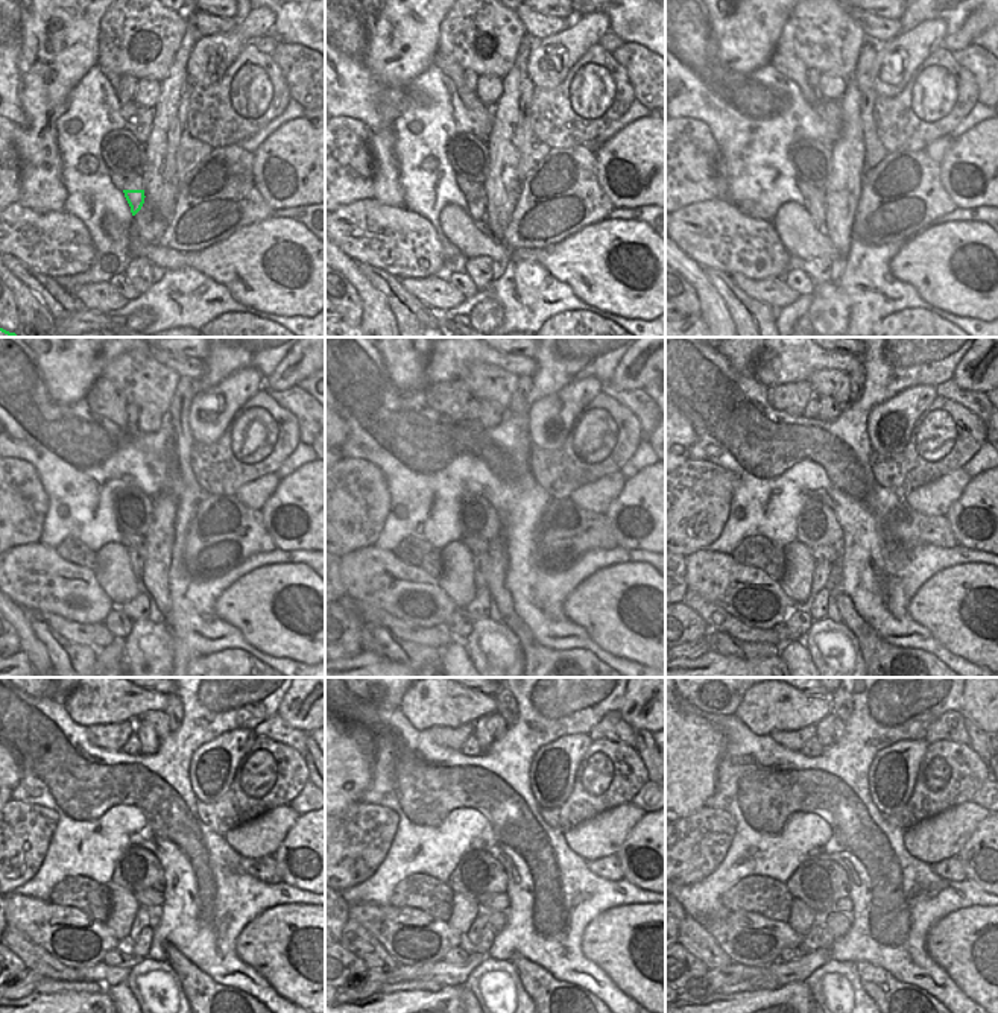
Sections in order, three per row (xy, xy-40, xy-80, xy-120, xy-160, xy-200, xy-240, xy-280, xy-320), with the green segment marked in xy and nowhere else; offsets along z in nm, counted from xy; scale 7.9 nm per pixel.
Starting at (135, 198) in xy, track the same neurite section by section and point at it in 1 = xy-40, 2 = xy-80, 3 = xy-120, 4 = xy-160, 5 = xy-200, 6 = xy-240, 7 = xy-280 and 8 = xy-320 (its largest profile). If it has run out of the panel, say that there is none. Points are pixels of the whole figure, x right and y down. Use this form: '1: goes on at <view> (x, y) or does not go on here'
1: goes on at xy-40 (477, 202)
2: goes on at xy-80 (816, 208)
3: goes on at xy-120 (137, 555)
4: goes on at xy-160 (480, 562)
5: goes on at xy-200 (824, 571)
6: goes on at xy-240 (142, 919)
7: goes on at xy-280 (471, 937)
8: goes on at xy-320 (811, 942)

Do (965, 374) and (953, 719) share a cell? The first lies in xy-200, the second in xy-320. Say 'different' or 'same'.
different

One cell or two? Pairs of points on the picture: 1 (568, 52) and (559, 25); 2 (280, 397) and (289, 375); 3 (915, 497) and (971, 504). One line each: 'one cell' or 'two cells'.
1: two cells
2: two cells
3: two cells

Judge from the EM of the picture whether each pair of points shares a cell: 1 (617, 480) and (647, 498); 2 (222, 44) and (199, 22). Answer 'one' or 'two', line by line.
1: two
2: two

